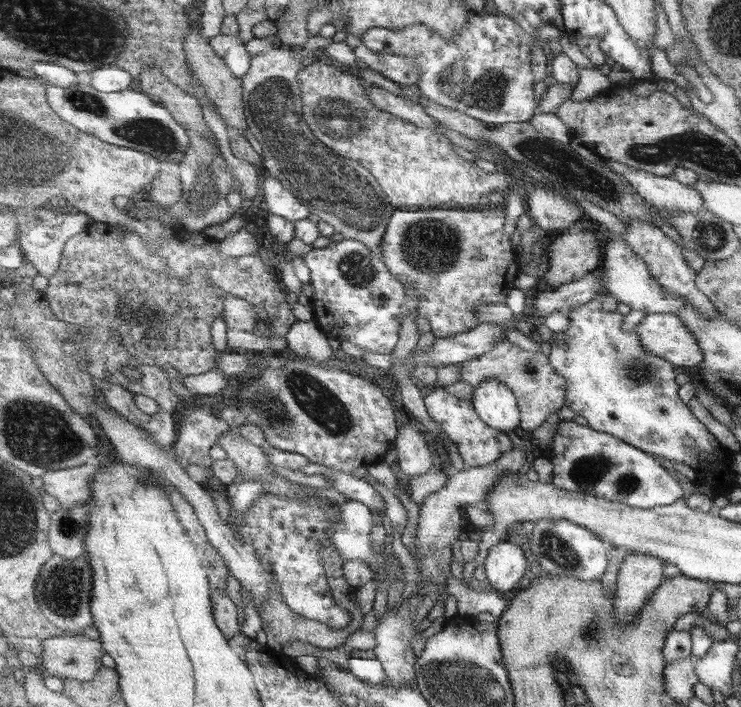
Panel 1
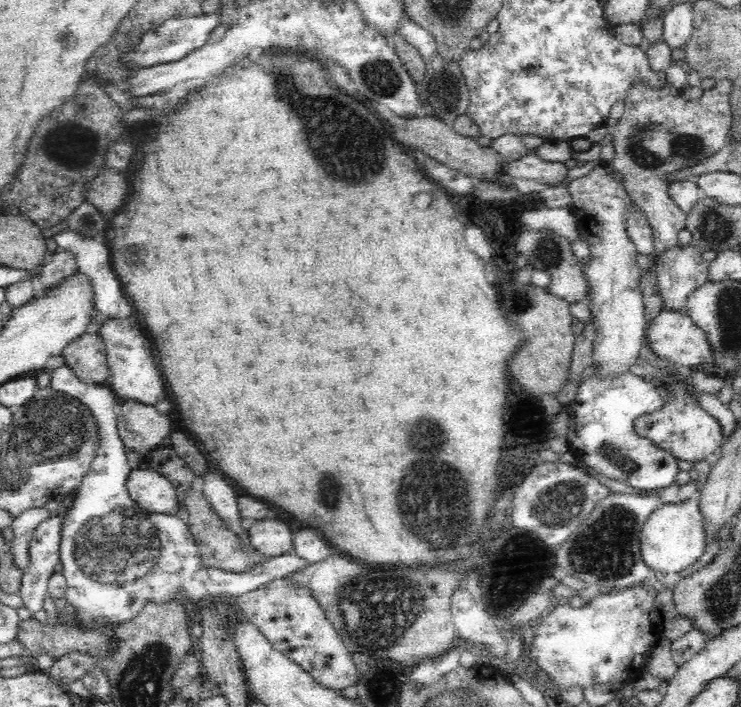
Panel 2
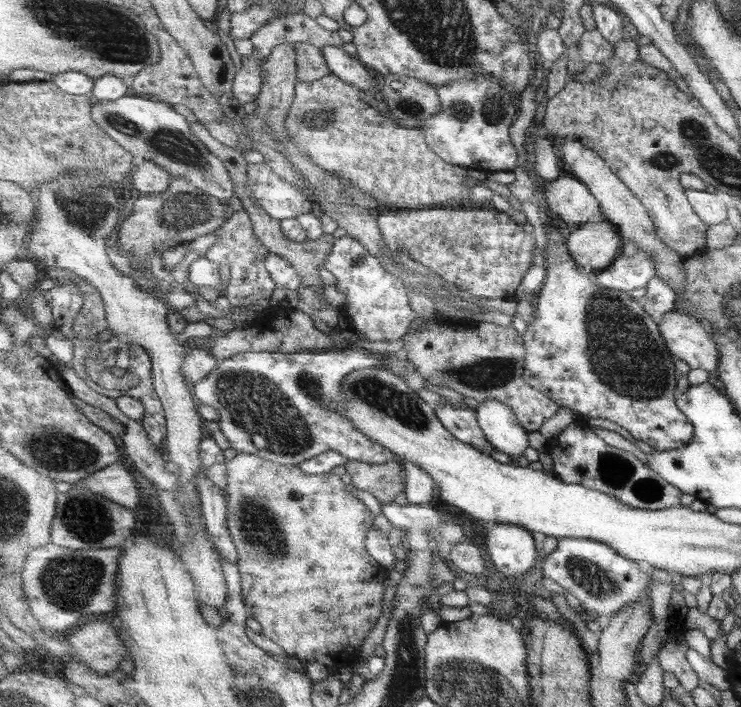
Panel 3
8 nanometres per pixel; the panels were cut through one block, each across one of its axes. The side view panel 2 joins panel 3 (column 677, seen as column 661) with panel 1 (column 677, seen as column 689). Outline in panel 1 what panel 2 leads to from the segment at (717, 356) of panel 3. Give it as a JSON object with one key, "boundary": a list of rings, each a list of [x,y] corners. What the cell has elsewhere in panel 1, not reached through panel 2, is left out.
{"boundary":[[[648,313],[635,329],[647,351],[671,361],[676,367],[694,368],[705,360],[695,333],[675,313]]]}

